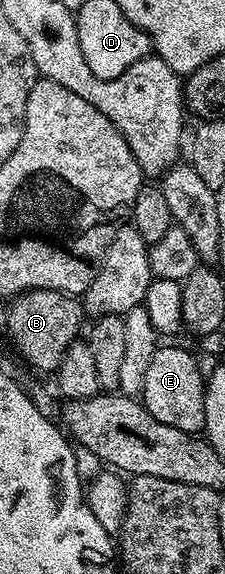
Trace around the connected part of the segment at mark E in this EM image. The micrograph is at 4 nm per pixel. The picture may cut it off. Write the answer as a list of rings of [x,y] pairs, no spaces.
[[[159,346],[154,354],[145,360],[148,373],[144,373],[144,385],[140,392],[143,407],[156,417],[156,421],[164,421],[172,429],[180,429],[191,433],[202,431],[204,425],[204,374],[198,367],[198,359],[190,356],[182,347]]]

